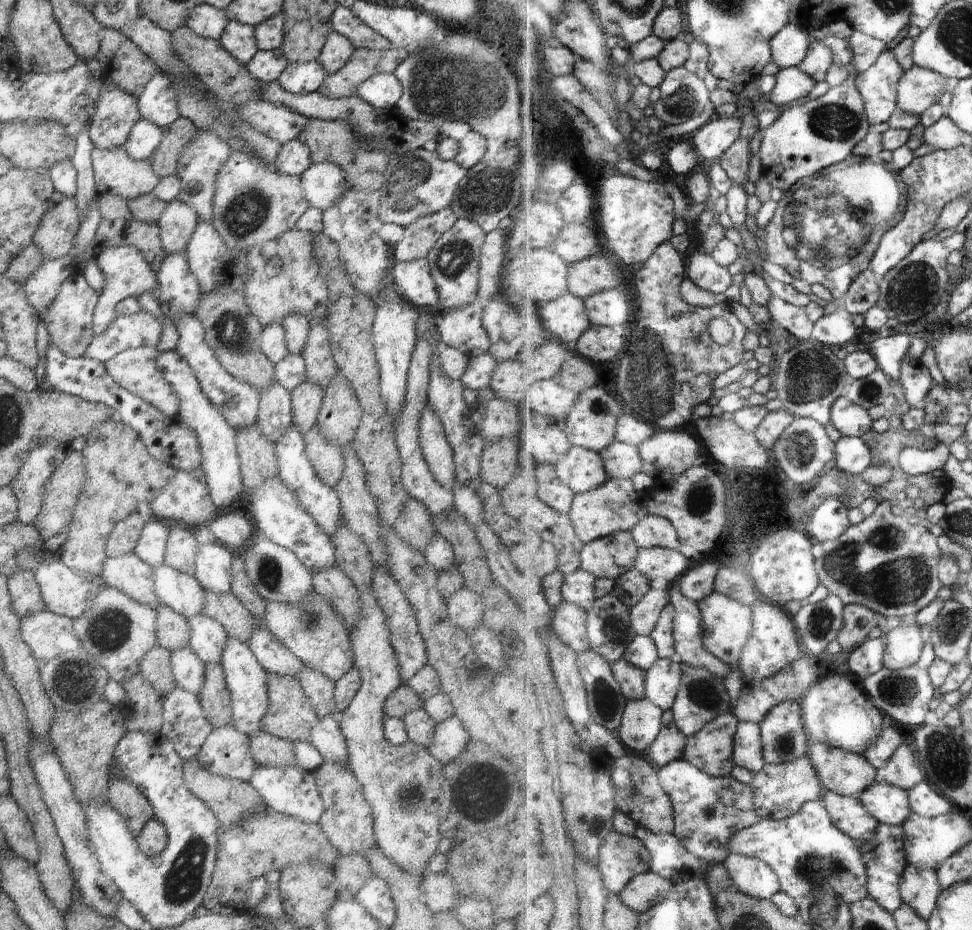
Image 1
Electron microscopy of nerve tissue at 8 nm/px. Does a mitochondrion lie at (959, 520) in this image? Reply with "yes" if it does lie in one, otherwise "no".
yes

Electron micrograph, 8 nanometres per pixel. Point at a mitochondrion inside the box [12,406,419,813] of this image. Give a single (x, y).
(75, 681)

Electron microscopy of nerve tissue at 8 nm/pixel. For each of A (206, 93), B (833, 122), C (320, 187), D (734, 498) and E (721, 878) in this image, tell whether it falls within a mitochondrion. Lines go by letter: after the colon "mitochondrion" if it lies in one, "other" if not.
A: other
B: mitochondrion
C: other
D: mitochondrion
E: other

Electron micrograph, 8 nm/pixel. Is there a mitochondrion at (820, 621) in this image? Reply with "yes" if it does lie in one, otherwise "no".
yes

